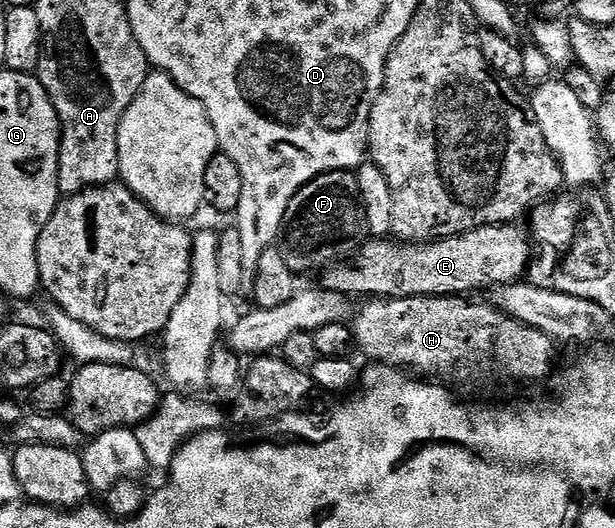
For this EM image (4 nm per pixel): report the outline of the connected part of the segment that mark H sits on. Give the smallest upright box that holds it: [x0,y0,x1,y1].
[349,295,556,385]

